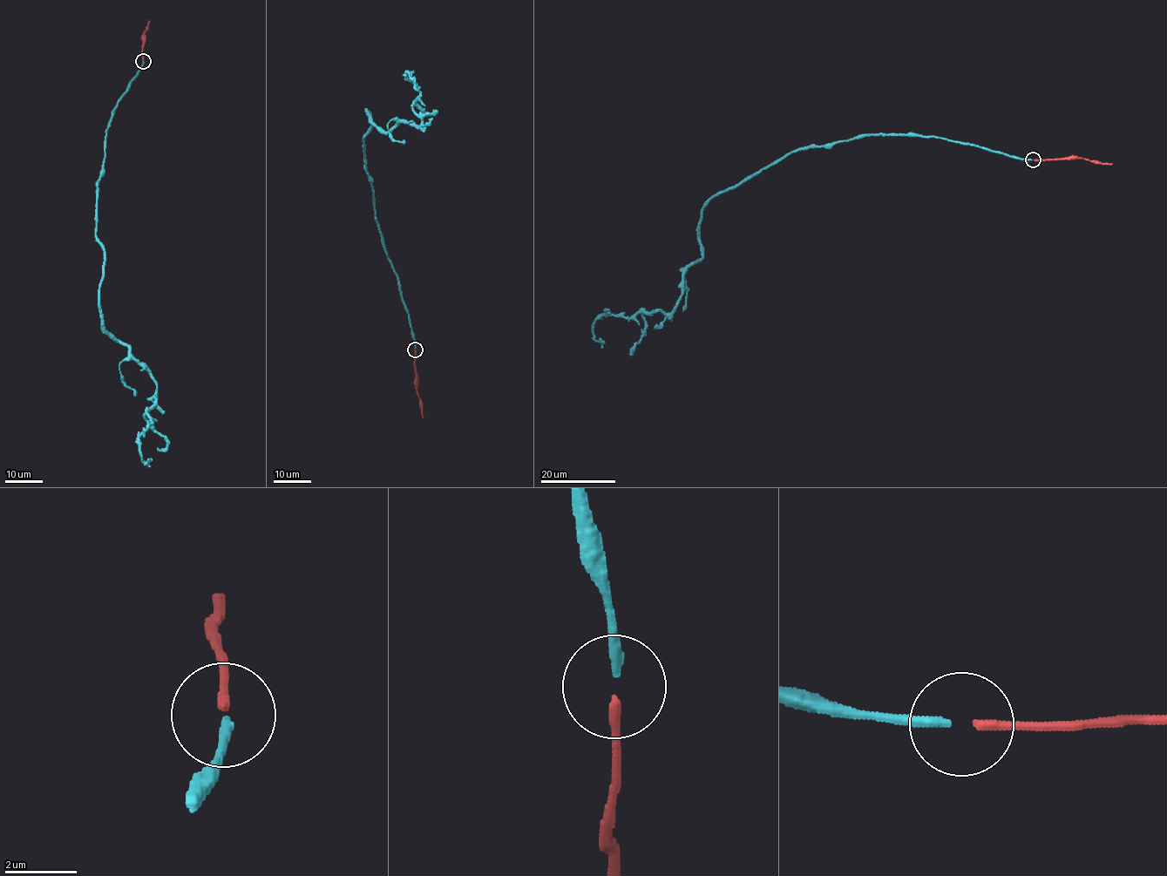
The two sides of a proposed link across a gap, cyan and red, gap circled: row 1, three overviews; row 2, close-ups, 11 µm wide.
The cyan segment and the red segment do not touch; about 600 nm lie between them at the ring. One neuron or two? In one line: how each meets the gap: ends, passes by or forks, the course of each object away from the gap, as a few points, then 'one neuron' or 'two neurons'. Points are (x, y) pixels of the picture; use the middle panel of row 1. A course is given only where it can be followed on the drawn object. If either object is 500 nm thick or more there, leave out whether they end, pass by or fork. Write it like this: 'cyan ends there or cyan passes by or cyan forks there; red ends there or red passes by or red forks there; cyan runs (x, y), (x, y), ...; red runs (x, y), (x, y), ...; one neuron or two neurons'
cyan ends there; red ends there; cyan runs (415, 349), (376, 217), (363, 138), (367, 110), (386, 132), (402, 121), (424, 127), (407, 71), (418, 91); red runs (415, 349), (417, 393), (423, 417); one neuron

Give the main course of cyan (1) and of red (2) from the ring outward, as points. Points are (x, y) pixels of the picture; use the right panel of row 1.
1: (1032, 159), (905, 134), (795, 150), (713, 198), (675, 309), (600, 315), (603, 348)
2: (1034, 159), (1085, 159), (1112, 164)

